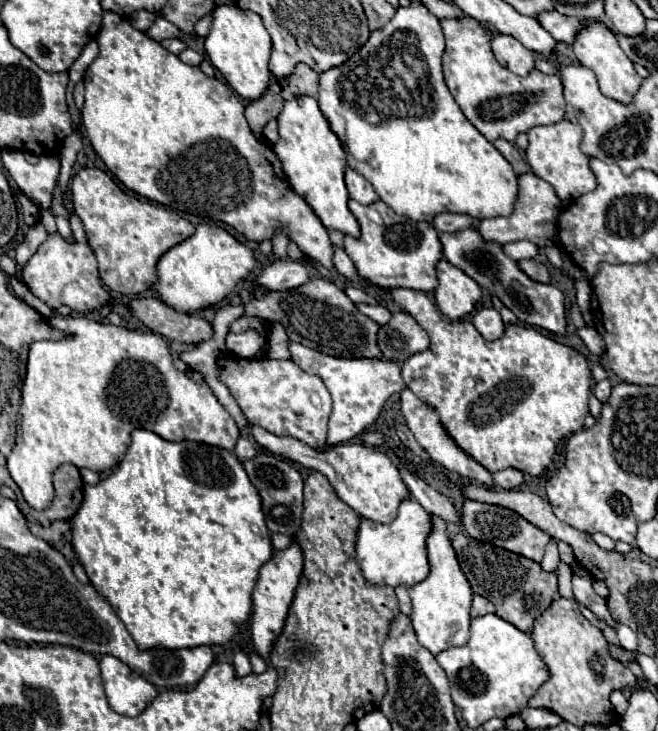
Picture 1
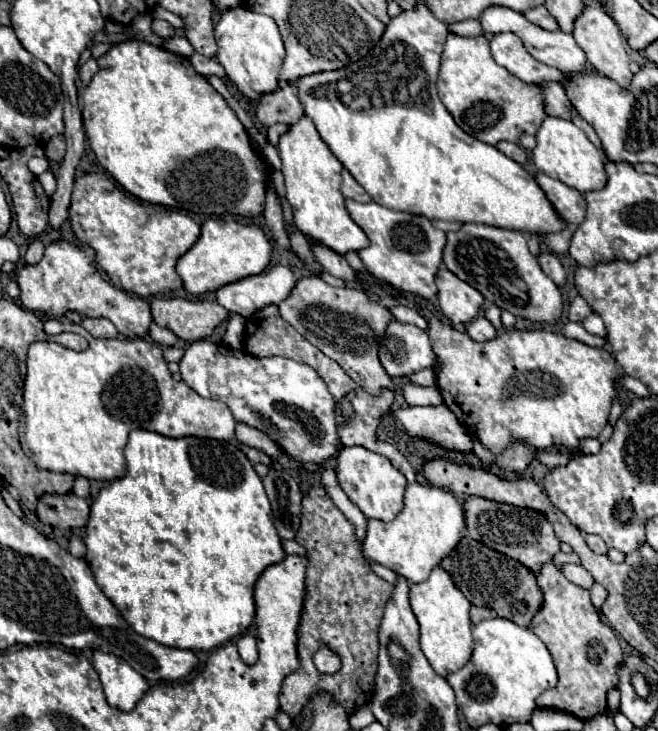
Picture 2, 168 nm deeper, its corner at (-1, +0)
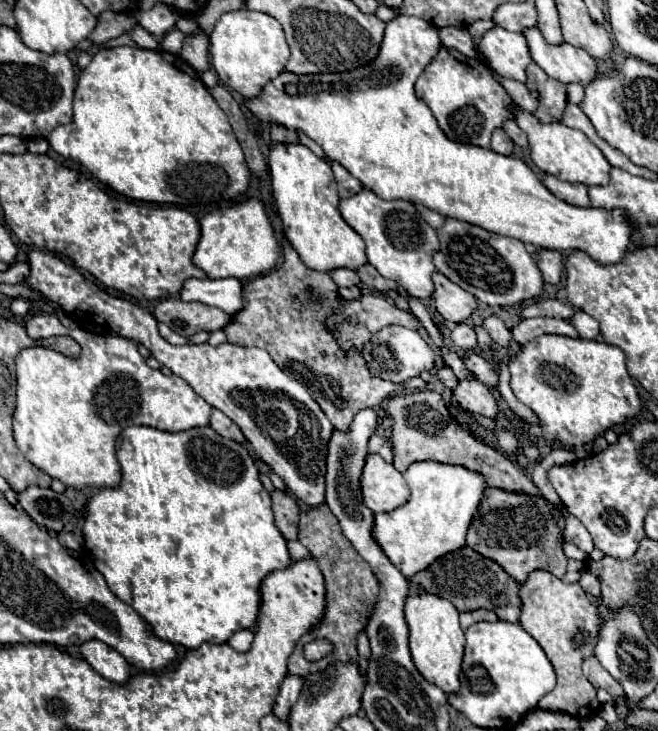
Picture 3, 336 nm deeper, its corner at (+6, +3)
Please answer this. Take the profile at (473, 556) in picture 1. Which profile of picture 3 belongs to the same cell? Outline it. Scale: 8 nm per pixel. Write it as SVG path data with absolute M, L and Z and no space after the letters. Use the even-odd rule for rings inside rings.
M461 547L457 551L451 551L439 557L425 571L417 573L411 581L417 583L417 587L427 593L437 593L449 599L459 611L487 609L487 611L493 611L503 621L509 621L509 623L519 621L519 615L521 615L519 583L511 579L501 565L479 555L471 547Z

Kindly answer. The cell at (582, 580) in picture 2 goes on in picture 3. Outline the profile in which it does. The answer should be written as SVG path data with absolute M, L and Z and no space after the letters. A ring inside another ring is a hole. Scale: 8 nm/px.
M493 487L483 491L483 501L467 531L467 545L483 557L497 561L517 583L525 583L527 575L535 569L545 569L561 579L567 571L567 557L563 555L561 541L561 529L547 509L545 499Z

